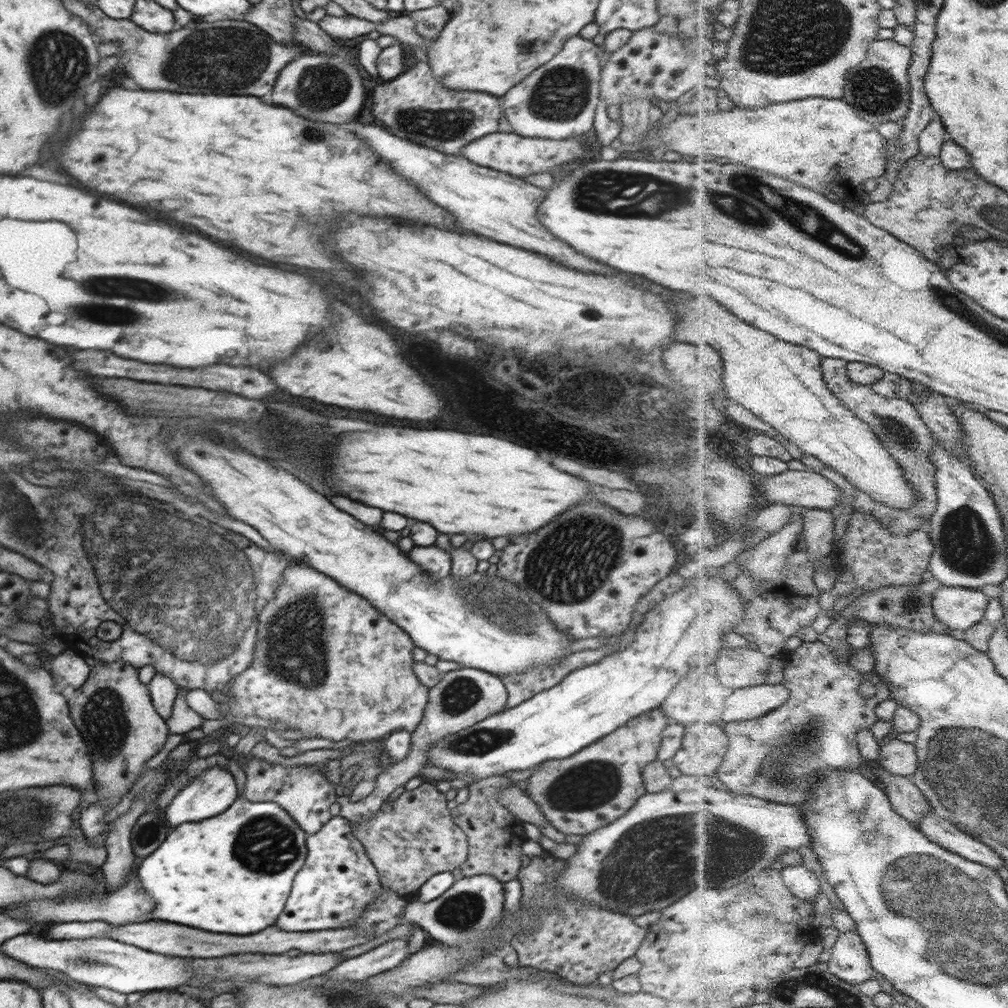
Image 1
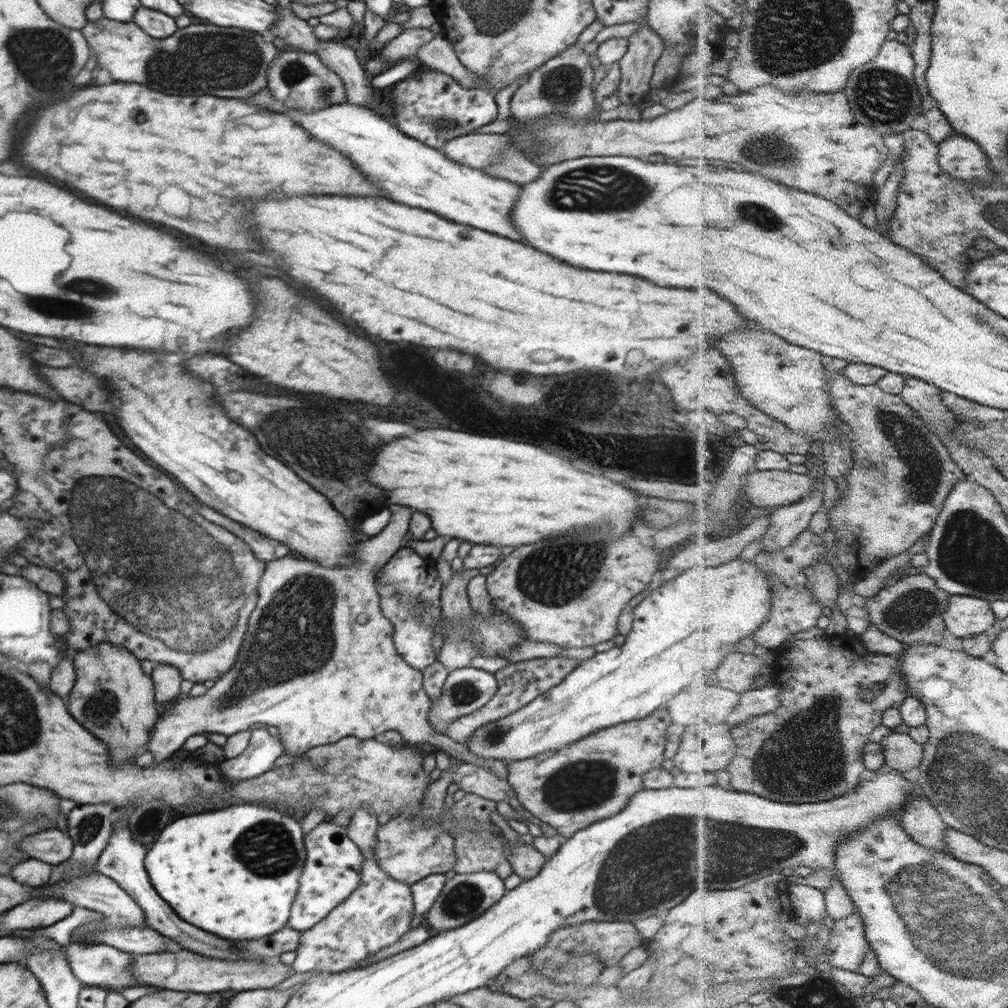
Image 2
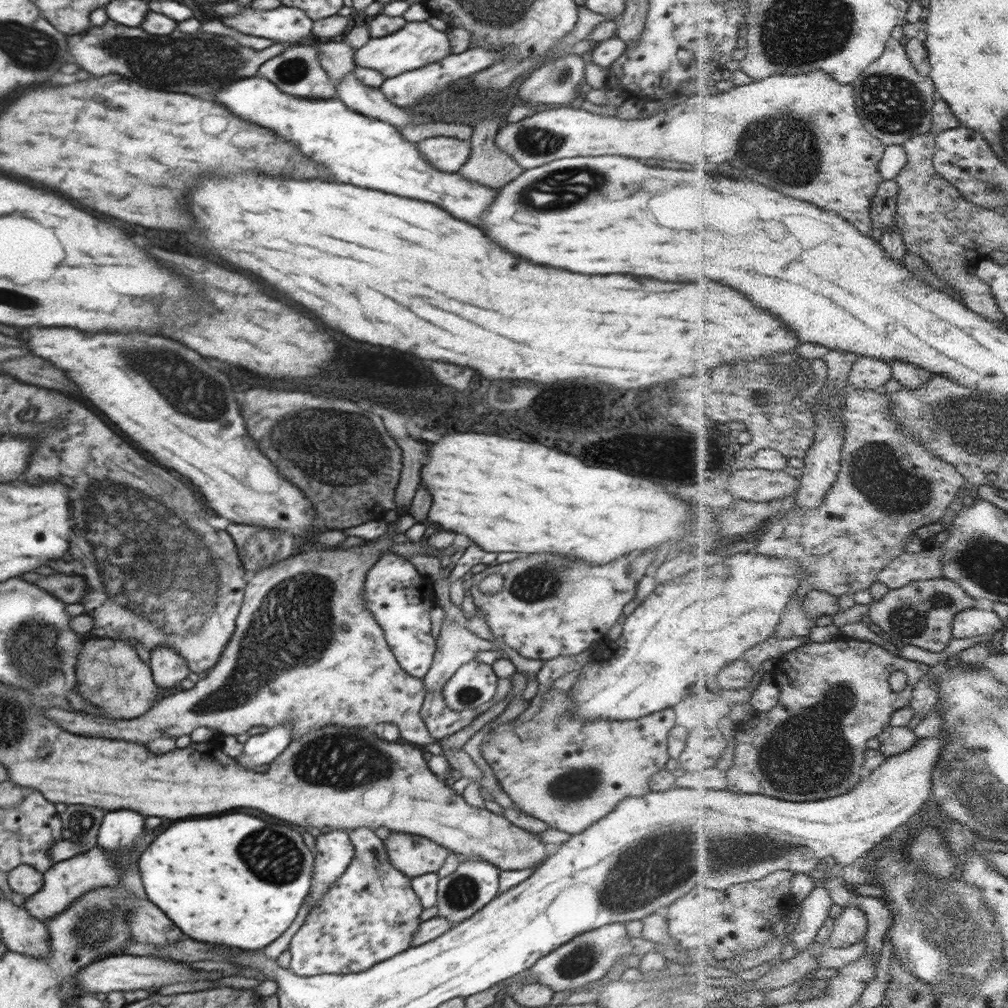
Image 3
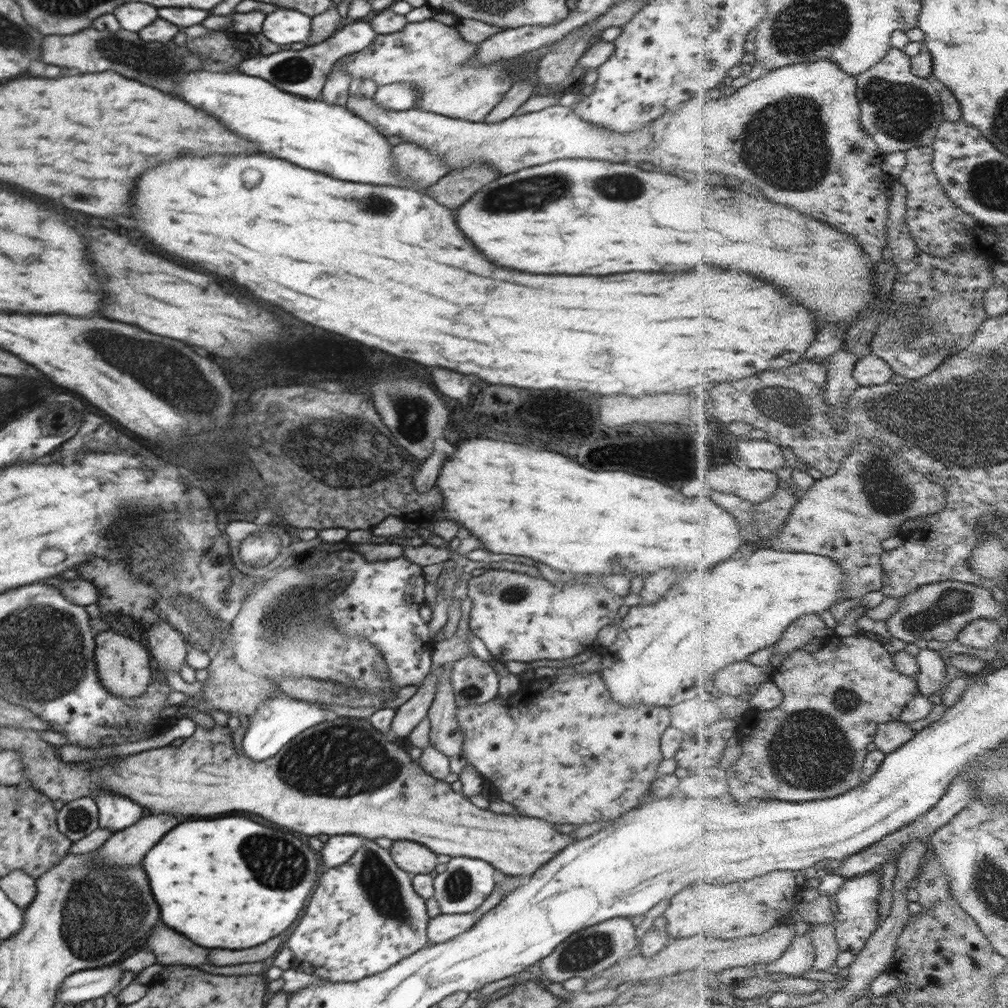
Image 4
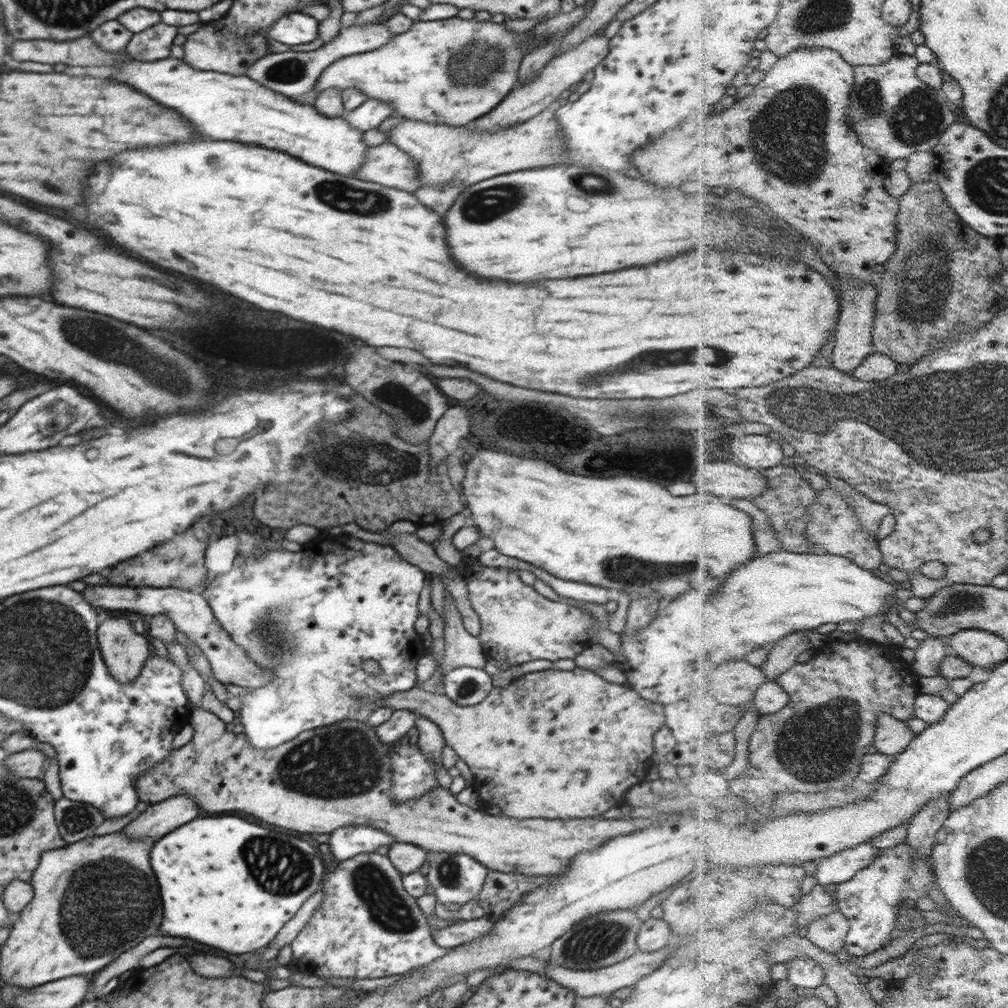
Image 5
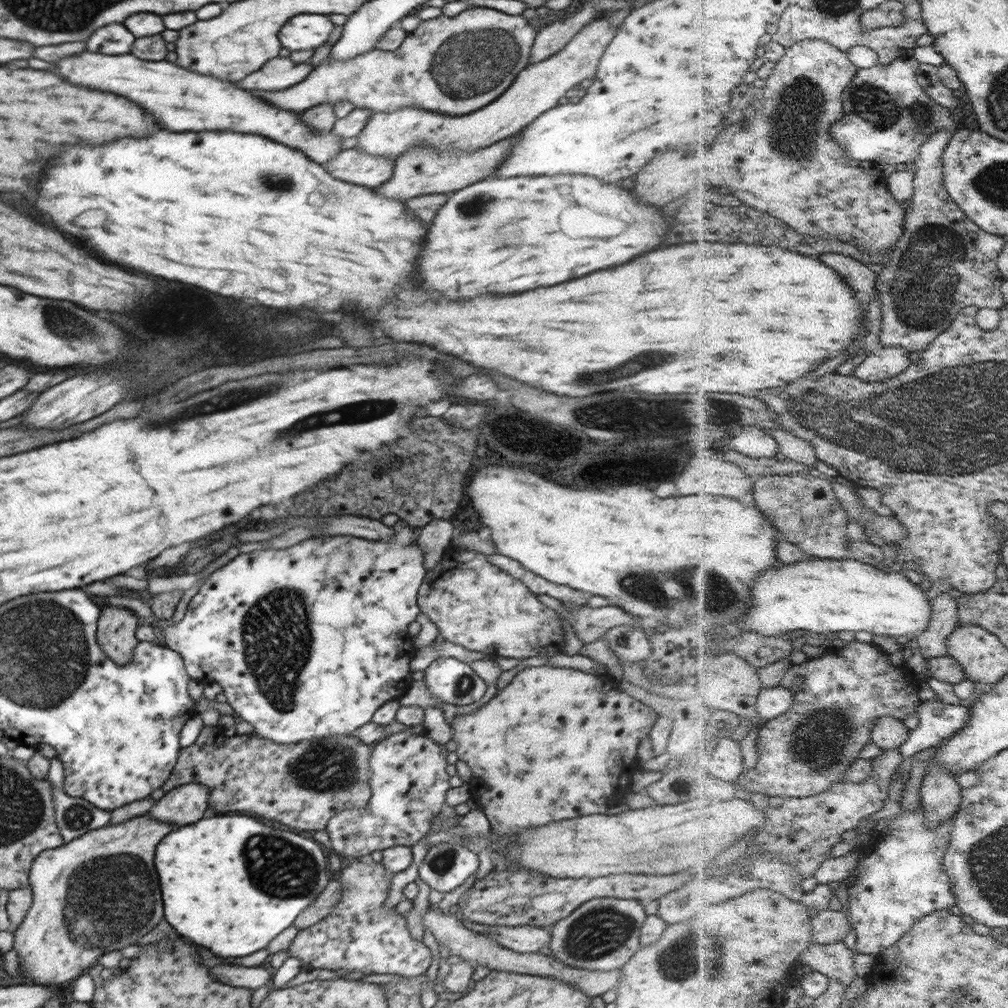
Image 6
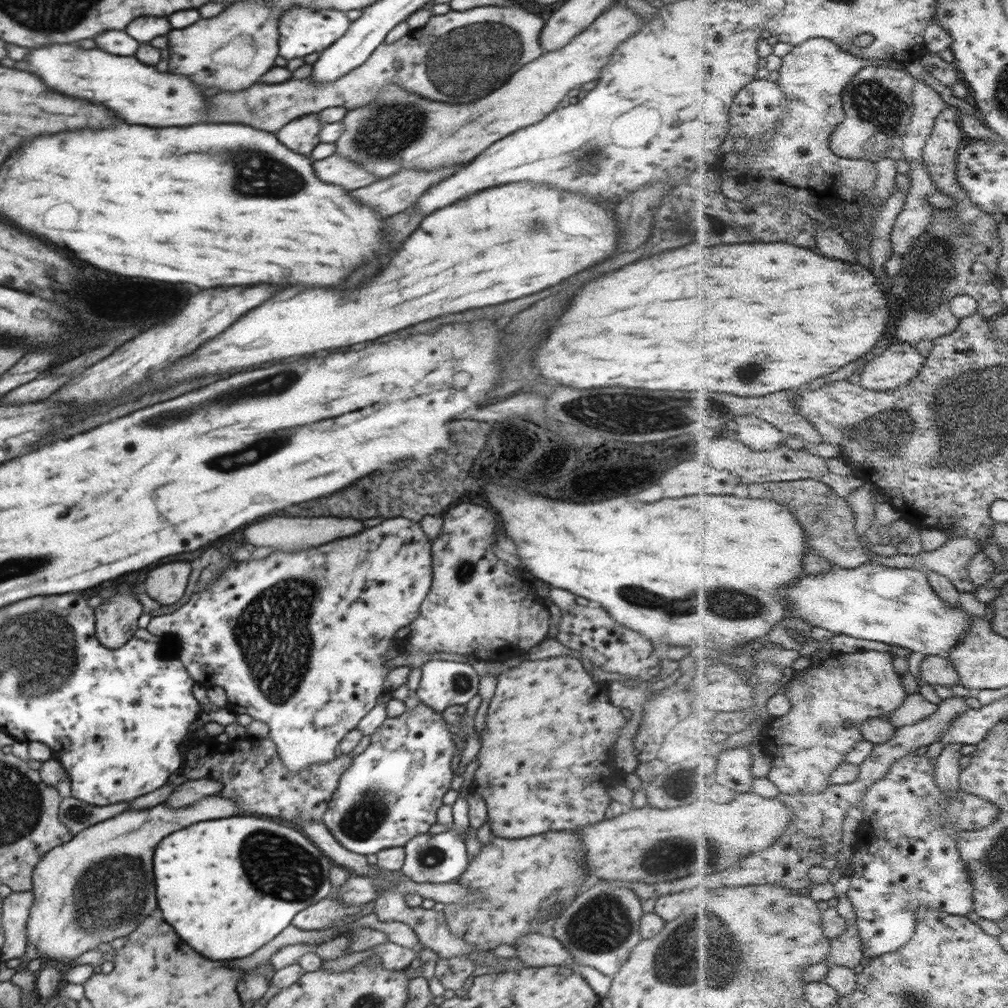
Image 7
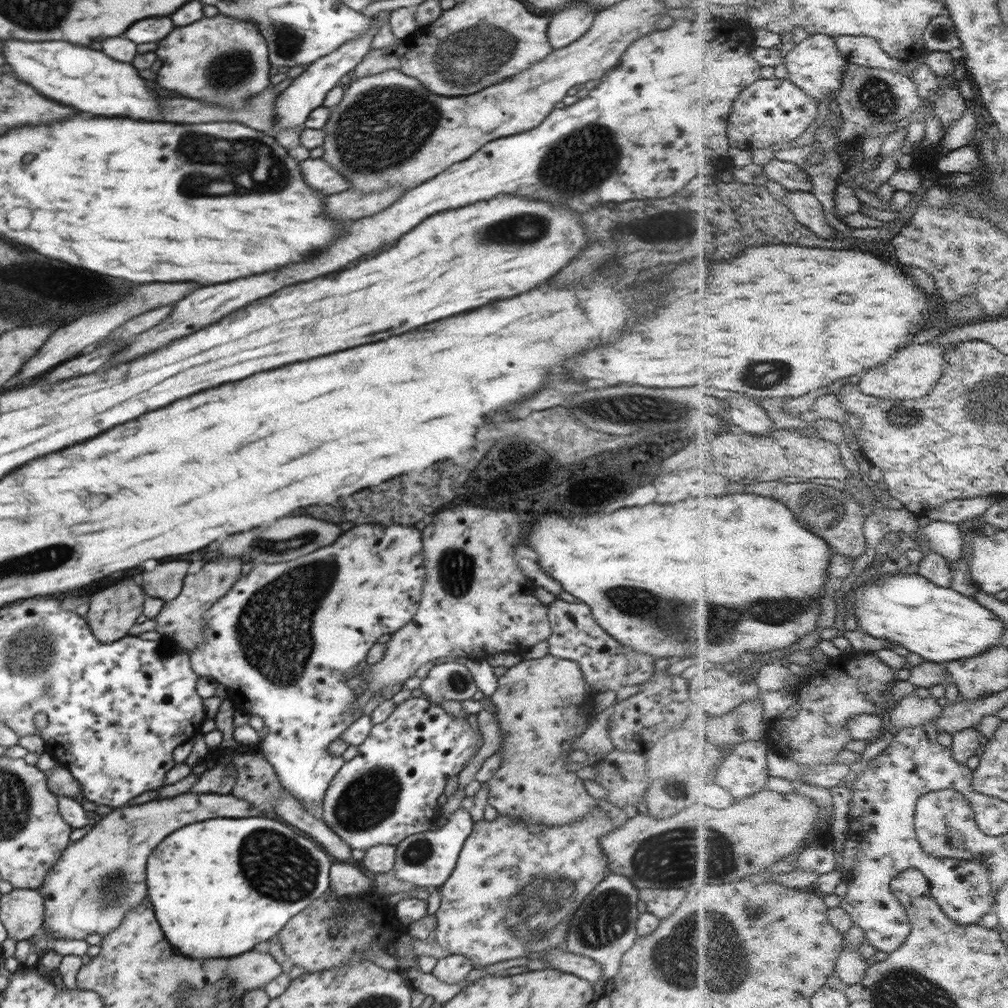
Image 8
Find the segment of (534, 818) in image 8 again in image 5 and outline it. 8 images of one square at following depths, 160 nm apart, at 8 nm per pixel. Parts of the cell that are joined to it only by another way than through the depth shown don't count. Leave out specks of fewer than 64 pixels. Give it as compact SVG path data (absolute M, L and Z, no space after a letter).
M554 667L545 671L526 673L512 680L505 688L494 687L490 694L474 706L460 706L452 702L444 693L430 694L416 686L404 692L393 692L390 696L375 700L375 710L378 707L388 707L396 710L412 710L412 713L425 717L434 722L443 734L445 744L454 749L461 761L464 761L473 772L476 780L485 784L485 789L480 793L484 806L498 806L504 816L510 816L518 820L528 818L544 819L579 819L586 817L599 817L610 808L626 804L625 792L634 785L642 782L654 762L654 735L660 728L679 720L679 716L666 706L644 700L635 690L626 684L616 684L606 681L594 671L575 667L573 670L560 670Z

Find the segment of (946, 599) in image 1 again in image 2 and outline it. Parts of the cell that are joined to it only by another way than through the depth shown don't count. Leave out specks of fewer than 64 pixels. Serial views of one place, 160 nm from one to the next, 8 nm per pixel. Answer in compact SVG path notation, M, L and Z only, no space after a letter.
M952 595L950 609L945 613L947 628L962 640L990 630L998 622L989 601L967 595Z

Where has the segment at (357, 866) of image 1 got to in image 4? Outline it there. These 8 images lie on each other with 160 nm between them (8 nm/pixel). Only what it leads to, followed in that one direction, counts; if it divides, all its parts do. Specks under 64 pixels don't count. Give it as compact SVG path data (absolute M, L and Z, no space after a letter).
M353 835L330 836L322 847L322 863L324 868L336 868L351 860L351 856L367 841L368 838Z

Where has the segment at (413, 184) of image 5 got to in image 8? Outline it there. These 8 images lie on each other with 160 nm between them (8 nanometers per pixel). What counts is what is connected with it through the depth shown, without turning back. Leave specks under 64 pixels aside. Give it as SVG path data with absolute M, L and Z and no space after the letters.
M322 158L307 159L299 162L301 173L303 174L304 182L321 192L322 194L333 195L342 191L349 190L351 184L349 180L344 178L337 170L334 170Z

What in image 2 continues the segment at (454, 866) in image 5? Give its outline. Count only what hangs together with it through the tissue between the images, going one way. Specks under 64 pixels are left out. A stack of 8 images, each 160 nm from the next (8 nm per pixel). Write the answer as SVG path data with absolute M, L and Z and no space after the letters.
M495 872L456 873L444 883L436 902L424 914L424 924L435 932L461 927L468 924L468 921L477 919L492 903L498 902L506 891L505 882Z

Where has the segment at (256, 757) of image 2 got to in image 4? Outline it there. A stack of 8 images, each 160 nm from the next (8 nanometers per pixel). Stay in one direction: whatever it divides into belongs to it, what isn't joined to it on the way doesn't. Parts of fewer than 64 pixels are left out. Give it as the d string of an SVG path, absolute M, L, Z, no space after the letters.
M282 694L265 701L262 701L256 712L249 716L250 726L242 741L243 751L255 761L272 758L278 751L293 738L312 726L326 721L328 709L322 708L317 703L309 703L293 697L286 697Z

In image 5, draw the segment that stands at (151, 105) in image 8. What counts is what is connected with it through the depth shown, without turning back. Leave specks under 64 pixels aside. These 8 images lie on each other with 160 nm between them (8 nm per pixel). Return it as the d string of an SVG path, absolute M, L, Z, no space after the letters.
M174 58L156 62L128 60L112 68L112 78L126 82L166 108L174 108L192 122L198 132L230 132L230 140L285 152L304 163L342 176L352 177L366 160L368 146L362 141L364 132L354 128L348 120L324 116L309 103L292 102L256 84L248 74L228 76L220 72L200 72Z

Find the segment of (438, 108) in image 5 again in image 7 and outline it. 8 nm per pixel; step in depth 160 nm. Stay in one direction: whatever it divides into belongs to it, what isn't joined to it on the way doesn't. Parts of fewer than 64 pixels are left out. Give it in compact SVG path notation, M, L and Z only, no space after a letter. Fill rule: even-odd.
M480 5L479 7L474 7L462 12L450 10L443 15L433 14L429 18L429 21L422 28L409 30L408 34L406 36L403 36L403 38L396 43L380 44L380 46L376 47L376 50L374 50L374 52L372 52L372 54L367 58L367 61L364 62L364 64L361 64L358 68L351 70L348 74L345 74L342 78L339 78L334 82L313 82L311 78L301 80L292 78L289 81L280 84L262 84L258 82L256 84L253 84L250 88L248 88L248 90L244 90L244 92L222 92L222 94L216 94L216 96L208 98L208 120L210 120L210 122L238 122L238 124L244 124L248 127L264 130L270 133L277 133L286 124L292 122L292 120L307 114L320 112L322 110L325 110L326 108L342 106L343 108L346 108L348 110L354 108L362 108L362 106L368 106L368 104L372 104L372 101L378 100L379 90L384 85L390 83L399 84L399 87L402 87L407 91L416 93L418 94L418 96L426 98L426 100L440 100L440 102L450 102L453 104L469 103L488 95L489 93L493 92L494 89L500 88L500 86L502 86L502 84L504 84L504 82L509 79L509 76L512 76L519 68L522 68L524 64L532 62L535 58L538 58L544 53L544 50L540 46L539 41L540 33L542 32L544 25L545 20L542 20L542 18L538 18L536 14L532 14L532 12L528 12L528 10L520 8L520 6L510 5ZM450 84L452 84L452 98L450 98L450 100L446 100L446 96L448 96L448 92L446 92L446 90L450 90L450 88L448 88Z

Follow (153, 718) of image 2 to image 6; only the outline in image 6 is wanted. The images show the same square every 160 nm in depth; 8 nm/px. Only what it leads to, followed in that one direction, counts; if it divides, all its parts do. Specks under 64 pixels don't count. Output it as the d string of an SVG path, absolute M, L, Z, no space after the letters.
M108 607L101 610L97 623L97 642L106 656L124 667L136 656L140 642L135 634L138 617L128 608Z

